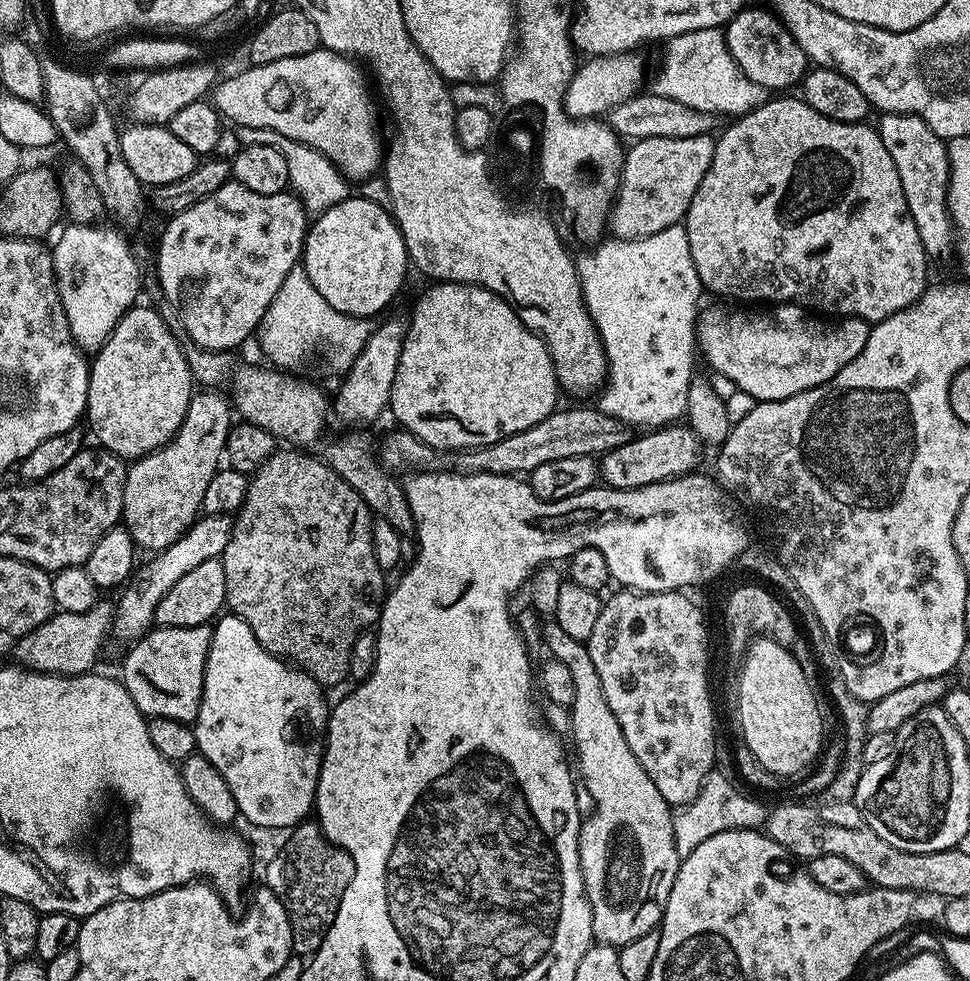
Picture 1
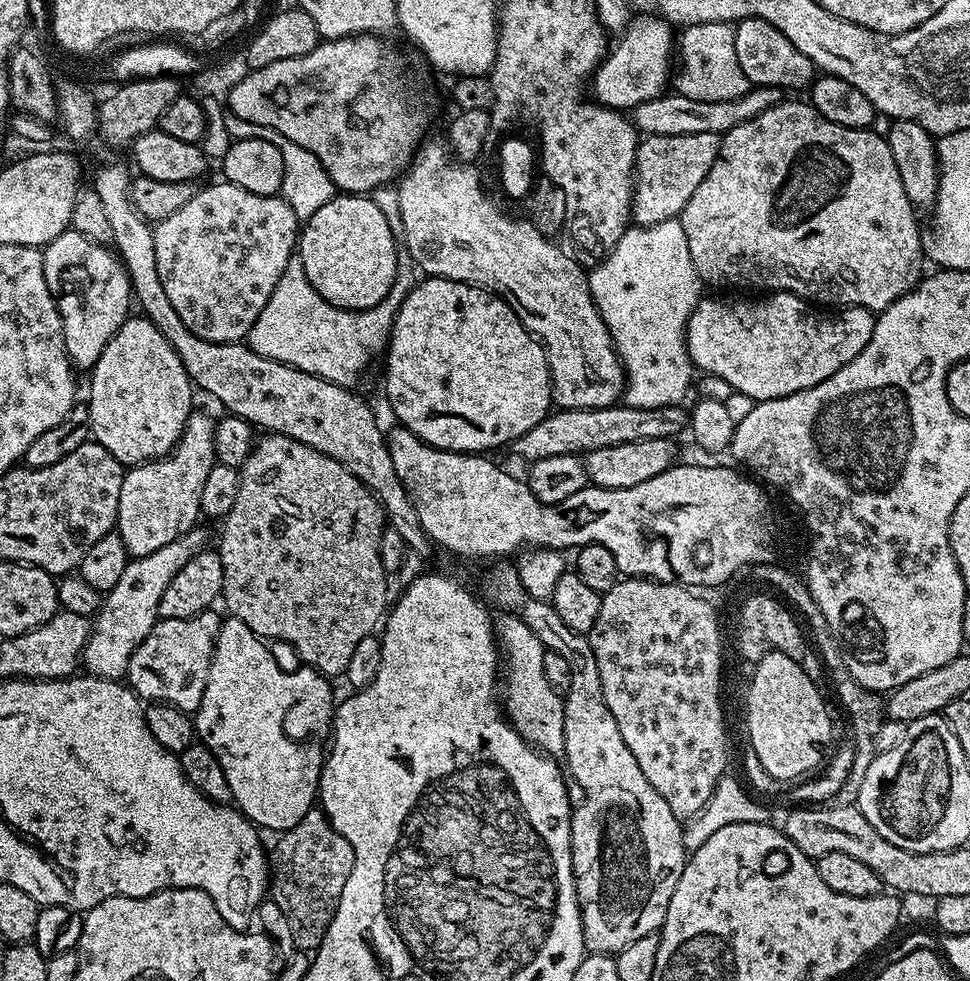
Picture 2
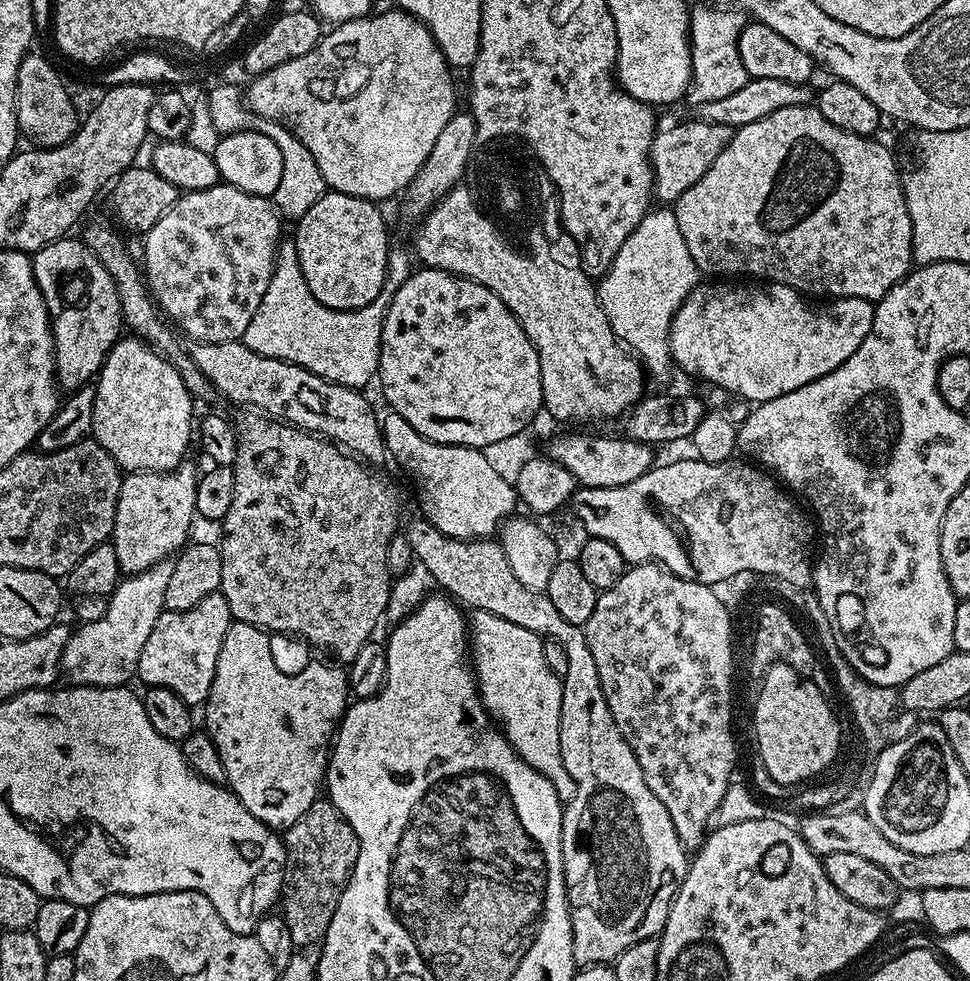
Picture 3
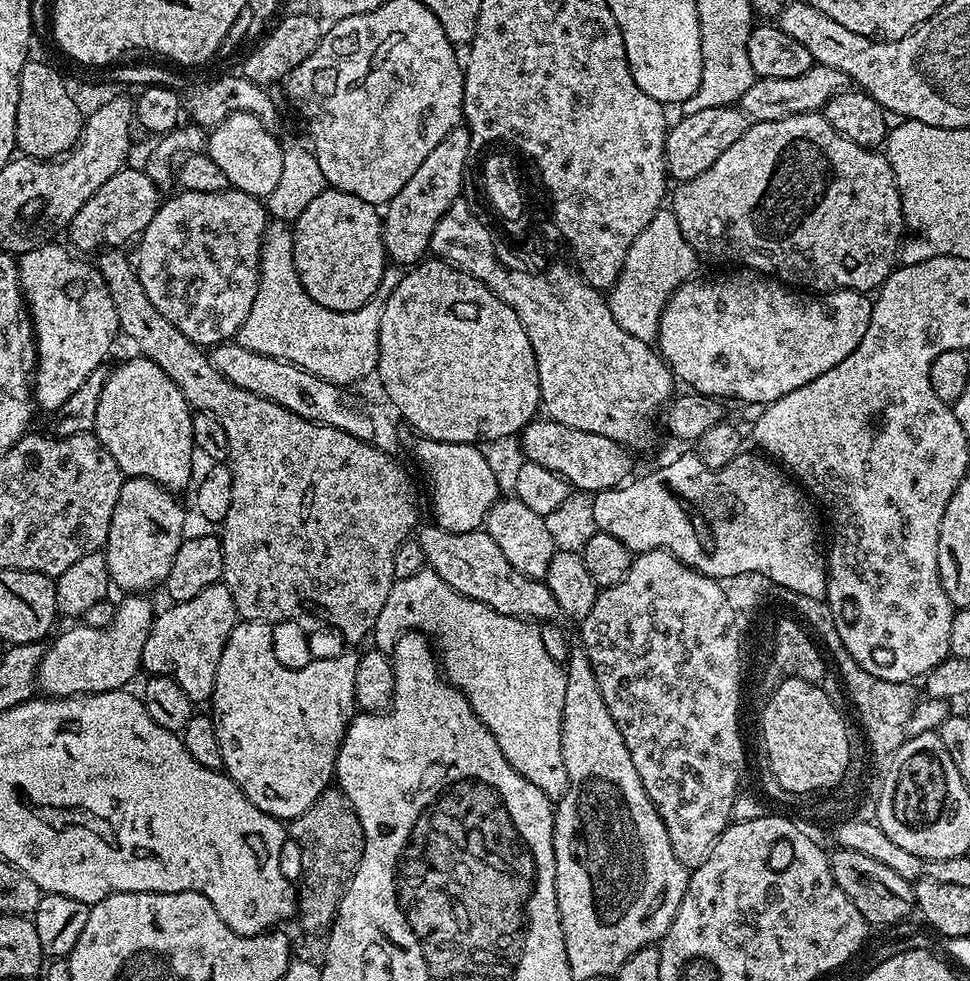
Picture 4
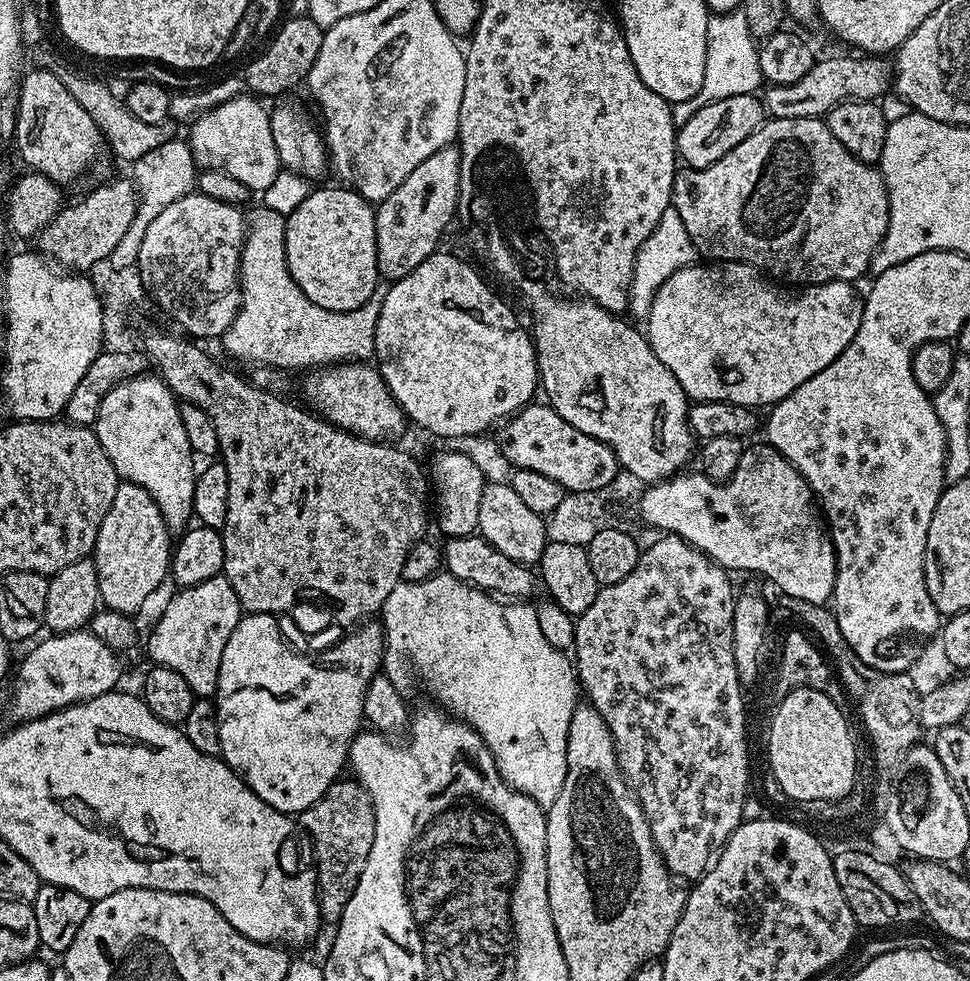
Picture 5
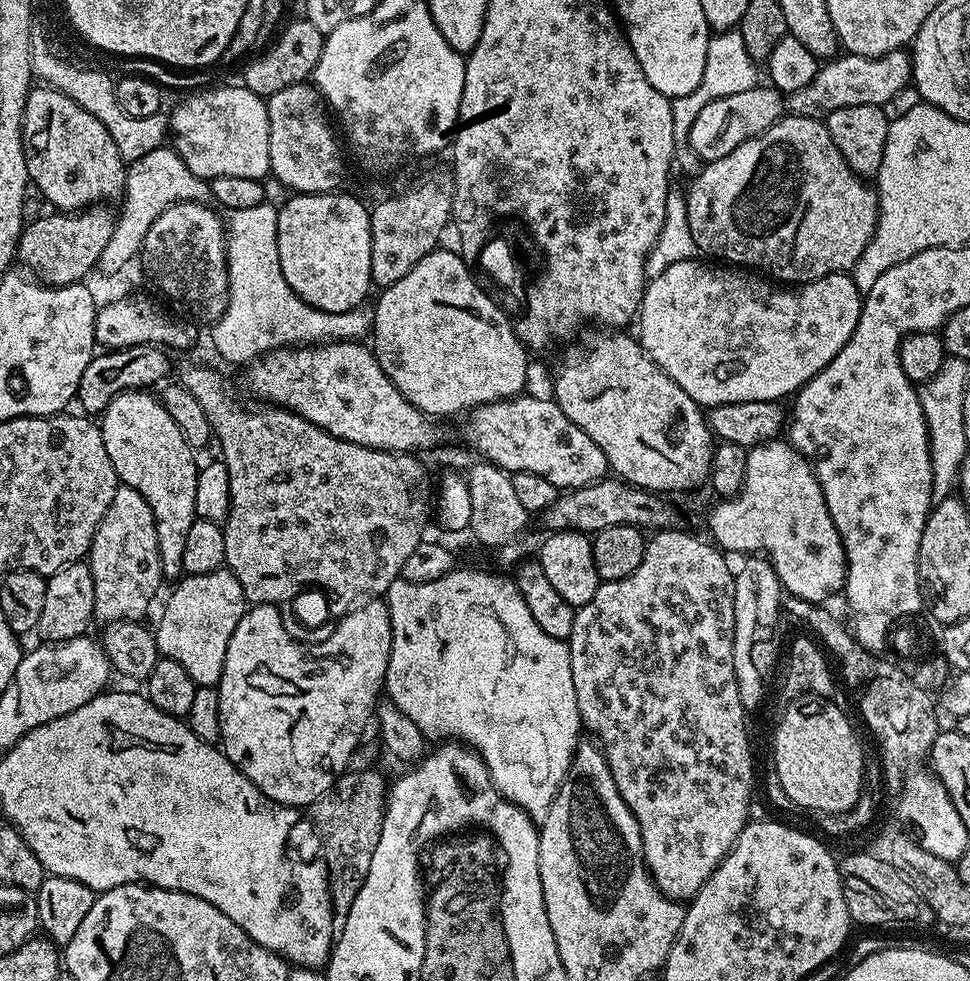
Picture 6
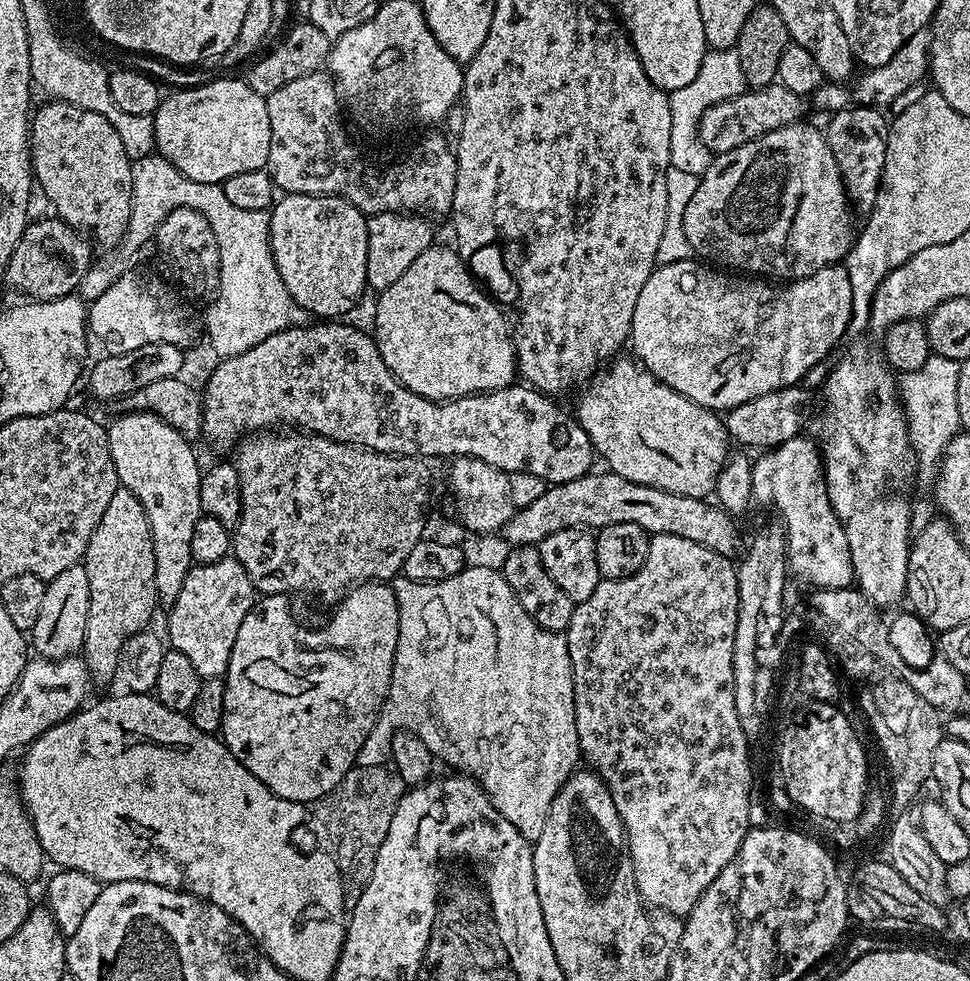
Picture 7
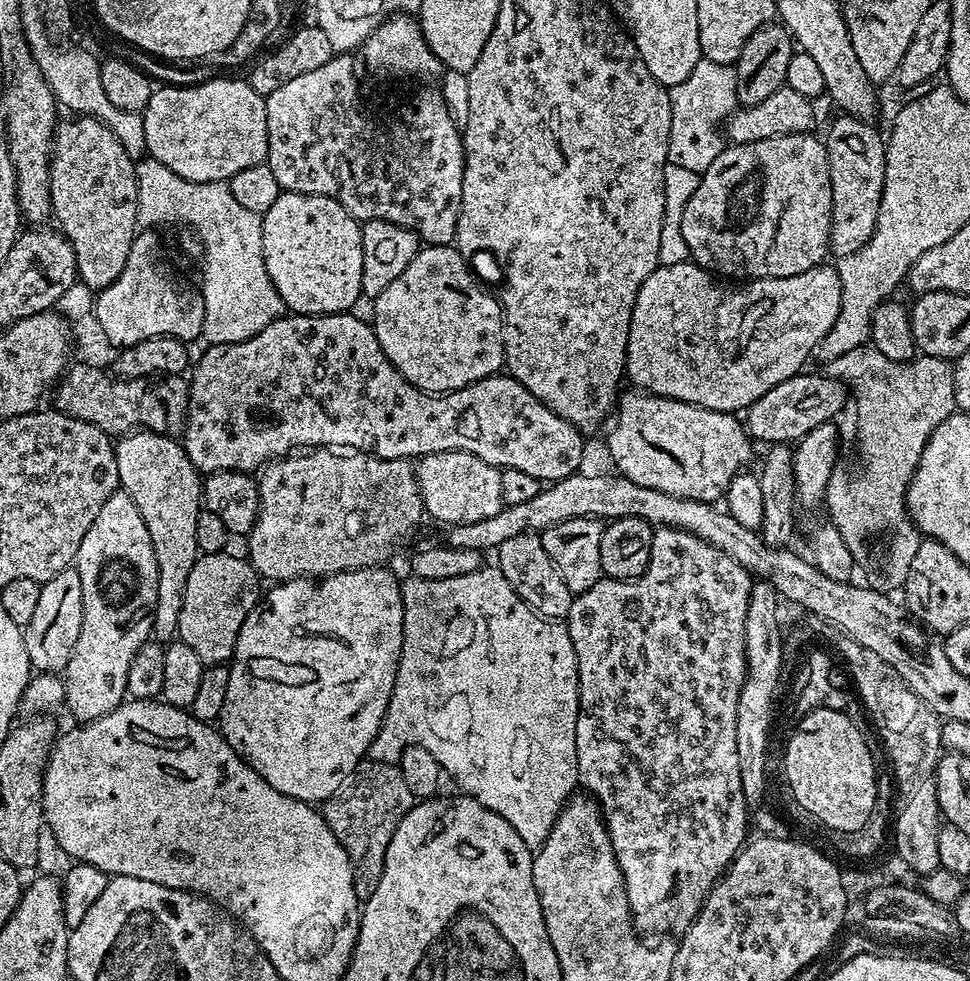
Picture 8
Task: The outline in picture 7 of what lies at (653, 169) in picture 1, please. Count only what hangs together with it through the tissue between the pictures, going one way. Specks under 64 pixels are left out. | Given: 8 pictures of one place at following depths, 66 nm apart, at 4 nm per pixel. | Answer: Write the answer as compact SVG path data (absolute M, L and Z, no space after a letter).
M779 82L745 90L726 102L718 102L702 114L700 137L713 154L729 152L751 140L762 138L782 126L790 126L801 119L805 101L794 90L786 90Z

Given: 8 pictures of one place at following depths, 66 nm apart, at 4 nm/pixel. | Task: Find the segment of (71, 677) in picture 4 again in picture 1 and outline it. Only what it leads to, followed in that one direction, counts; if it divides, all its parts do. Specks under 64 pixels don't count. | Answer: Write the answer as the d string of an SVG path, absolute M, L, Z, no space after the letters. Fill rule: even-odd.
M204 514L197 519L192 527L184 531L174 543L159 549L156 556L149 564L141 563L133 571L127 584L123 585L119 593L120 601L115 601L112 627L110 629L113 637L120 640L135 642L153 627L156 619L156 607L158 602L182 578L189 570L194 570L198 562L203 560L214 560L223 557L224 548L232 537L233 517L229 514ZM144 564L144 565L143 565ZM124 592L124 593L123 593Z

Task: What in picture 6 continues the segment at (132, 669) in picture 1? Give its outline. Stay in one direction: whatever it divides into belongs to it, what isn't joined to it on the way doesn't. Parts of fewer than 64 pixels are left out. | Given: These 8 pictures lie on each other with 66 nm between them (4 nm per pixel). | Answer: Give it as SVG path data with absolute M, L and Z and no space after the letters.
M227 567L210 574L185 575L180 582L164 604L160 628L155 629L156 645L161 657L181 663L196 685L216 688L226 662L226 646L230 646L230 638L234 638L234 630L246 611L244 591Z

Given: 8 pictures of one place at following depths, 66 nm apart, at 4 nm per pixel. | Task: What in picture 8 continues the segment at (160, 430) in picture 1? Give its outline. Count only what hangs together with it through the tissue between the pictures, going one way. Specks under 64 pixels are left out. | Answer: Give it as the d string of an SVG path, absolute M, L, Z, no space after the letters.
M137 430L119 437L114 447L120 488L126 494L130 494L130 498L134 498L134 506L138 506L142 522L146 530L150 530L154 558L158 558L158 602L152 615L152 630L157 641L168 642L177 635L176 627L182 610L182 598L186 594L186 581L190 578L190 570L194 570L194 562L198 555L194 533L198 514L202 511L202 476L190 462L183 443L171 436Z

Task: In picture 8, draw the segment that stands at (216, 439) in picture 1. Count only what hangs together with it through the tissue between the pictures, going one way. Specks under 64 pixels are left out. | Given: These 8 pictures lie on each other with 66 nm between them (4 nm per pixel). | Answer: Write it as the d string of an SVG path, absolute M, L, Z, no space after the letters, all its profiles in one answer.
M117 490L110 498L106 498L106 506L98 510L98 518L86 530L86 538L82 538L82 546L78 546L78 554L74 561L74 567L78 570L78 578L82 578L82 630L78 634L78 642L74 642L74 654L70 654L70 662L64 667L62 679L64 682L64 704L72 711L73 721L87 722L97 720L100 716L110 714L119 704L124 703L128 691L128 675L130 674L130 662L134 662L134 654L143 644L149 643L153 635L152 615L158 602L158 558L154 558L154 546L150 542L150 530L142 522L142 514L138 514L138 506L134 506L134 498L122 490Z

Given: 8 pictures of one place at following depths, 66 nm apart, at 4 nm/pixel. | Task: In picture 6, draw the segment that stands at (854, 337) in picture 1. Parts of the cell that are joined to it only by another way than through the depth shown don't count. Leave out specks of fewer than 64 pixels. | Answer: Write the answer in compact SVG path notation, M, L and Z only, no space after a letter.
M699 259L674 262L674 266L662 270L662 274L651 277L647 281L638 313L638 325L640 324L638 336L641 346L648 353L648 357L667 376L674 378L674 382L678 382L678 386L682 386L682 390L686 390L686 394L690 394L690 398L694 398L696 403L701 406L737 404L738 402L766 402L767 400L780 402L783 401L783 396L789 395L788 397L791 397L799 392L804 385L809 384L836 357L838 350L842 350L842 346L846 346L850 334L854 334L854 326L858 326L862 294L858 290L855 280L847 272L835 272L826 278L818 278L809 284L802 284L789 290L787 287L777 286L759 275L749 274L744 270L733 270L728 266L707 268L706 265L700 263Z

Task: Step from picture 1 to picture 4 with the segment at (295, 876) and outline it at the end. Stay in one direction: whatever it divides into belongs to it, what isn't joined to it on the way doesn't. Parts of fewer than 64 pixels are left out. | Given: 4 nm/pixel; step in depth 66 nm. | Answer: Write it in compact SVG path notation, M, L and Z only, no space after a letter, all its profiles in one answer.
M329 786L301 816L291 821L290 836L304 844L308 851L308 877L304 880L308 893L305 896L303 893L299 901L298 921L308 932L323 933L331 929L340 900L364 853L364 831L360 819L339 787Z

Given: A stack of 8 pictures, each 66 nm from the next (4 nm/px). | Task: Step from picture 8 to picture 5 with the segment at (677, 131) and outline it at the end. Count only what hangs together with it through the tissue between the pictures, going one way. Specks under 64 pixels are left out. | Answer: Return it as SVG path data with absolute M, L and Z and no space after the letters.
M742 10L735 12L718 12L709 15L706 26L706 74L702 74L702 86L698 94L686 102L672 105L672 121L677 126L690 122L702 106L710 106L710 102L718 102L722 98L734 98L738 94L753 95L761 87L764 75L758 66L760 50L757 41L750 34L750 26L746 26L746 14Z

